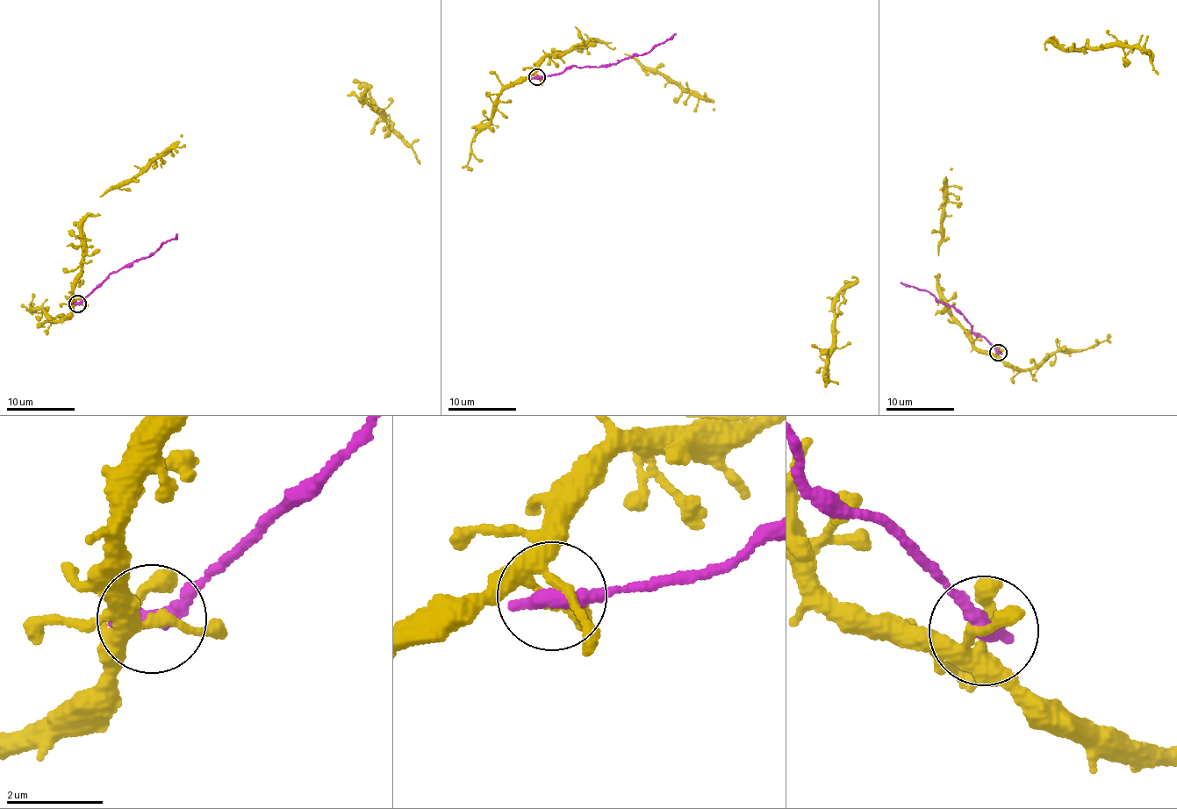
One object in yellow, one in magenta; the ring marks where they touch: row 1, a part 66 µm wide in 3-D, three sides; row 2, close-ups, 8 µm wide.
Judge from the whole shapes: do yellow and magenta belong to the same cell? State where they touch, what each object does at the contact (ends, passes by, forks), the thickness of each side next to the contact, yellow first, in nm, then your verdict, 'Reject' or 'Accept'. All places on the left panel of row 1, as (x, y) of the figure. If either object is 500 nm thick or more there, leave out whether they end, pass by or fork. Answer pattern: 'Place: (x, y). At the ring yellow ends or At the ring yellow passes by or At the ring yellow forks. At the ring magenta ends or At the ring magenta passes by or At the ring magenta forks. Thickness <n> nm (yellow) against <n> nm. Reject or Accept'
Place: (77, 304). At the ring yellow forks. At the ring magenta ends. Thickness 200 nm (yellow) against 440 nm. Reject

